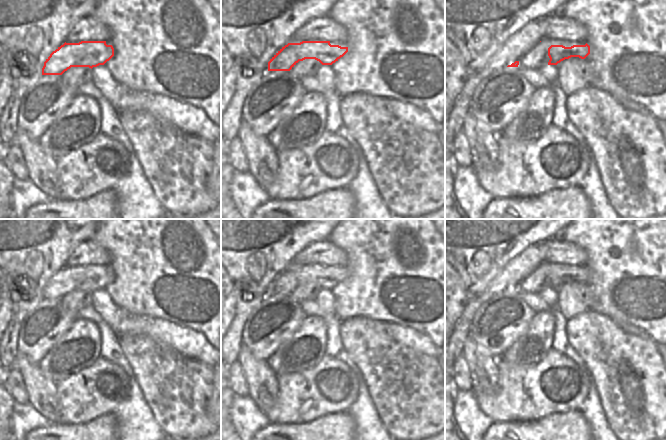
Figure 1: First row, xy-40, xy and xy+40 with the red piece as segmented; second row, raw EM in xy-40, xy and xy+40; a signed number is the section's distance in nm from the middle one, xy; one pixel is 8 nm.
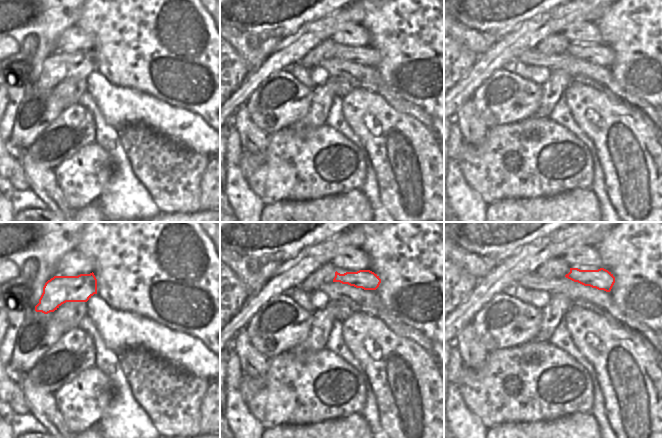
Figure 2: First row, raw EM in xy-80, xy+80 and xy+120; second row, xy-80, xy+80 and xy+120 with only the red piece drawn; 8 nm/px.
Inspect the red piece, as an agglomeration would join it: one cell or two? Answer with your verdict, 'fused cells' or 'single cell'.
single cell

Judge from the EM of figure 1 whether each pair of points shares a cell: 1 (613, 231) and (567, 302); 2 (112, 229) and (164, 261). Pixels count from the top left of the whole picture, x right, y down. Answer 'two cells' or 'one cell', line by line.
1: one cell
2: one cell

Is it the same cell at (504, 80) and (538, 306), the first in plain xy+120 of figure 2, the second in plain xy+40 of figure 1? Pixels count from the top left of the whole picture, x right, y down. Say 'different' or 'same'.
different

